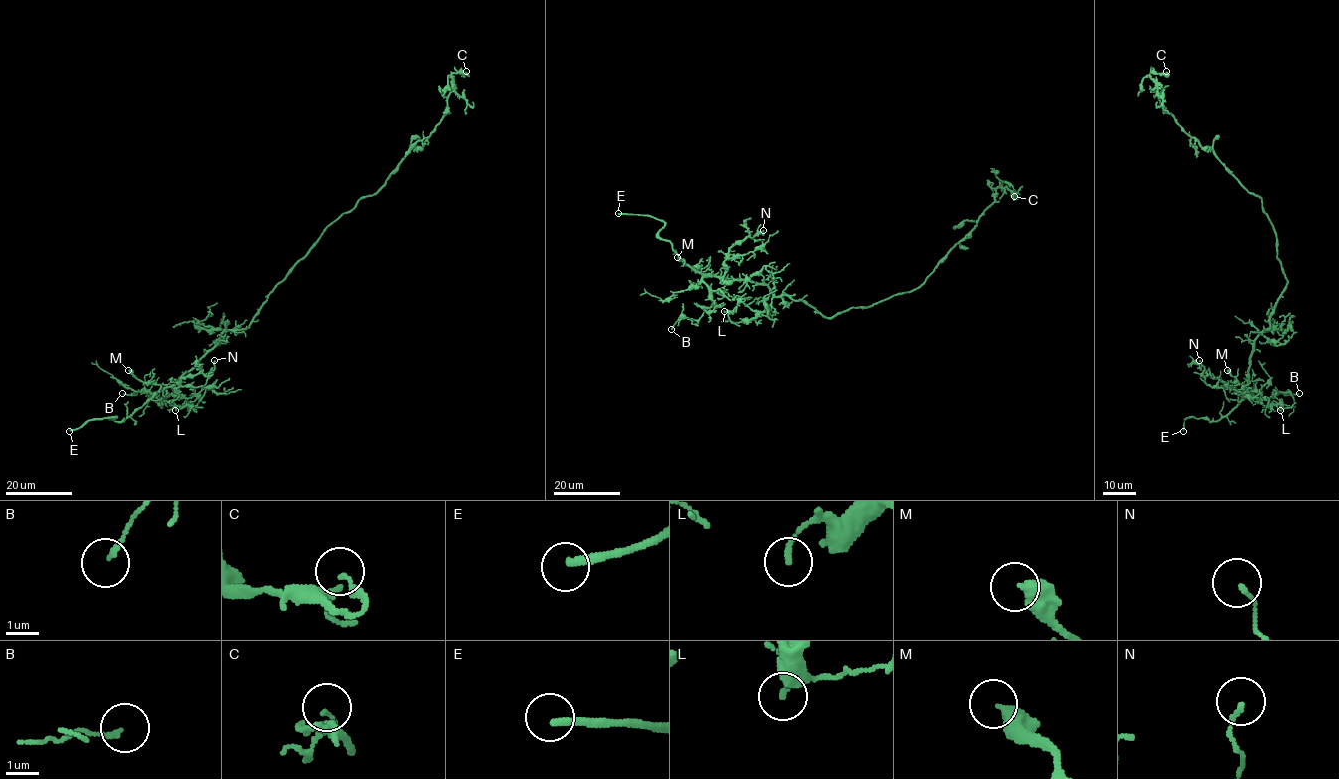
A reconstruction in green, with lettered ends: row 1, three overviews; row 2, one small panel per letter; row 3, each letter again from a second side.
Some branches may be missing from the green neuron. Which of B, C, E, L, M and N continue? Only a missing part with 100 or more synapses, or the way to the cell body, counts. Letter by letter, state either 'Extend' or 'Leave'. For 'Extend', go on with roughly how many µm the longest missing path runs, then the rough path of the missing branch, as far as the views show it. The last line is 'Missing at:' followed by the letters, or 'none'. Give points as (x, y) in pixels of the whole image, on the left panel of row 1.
B: Leave
C: Leave
E: Extend. Missing length about 20 µm. Course of what is missing: (69, 431), (24, 430), (17, 426)
L: Leave
M: Leave
N: Leave
Missing at: E

